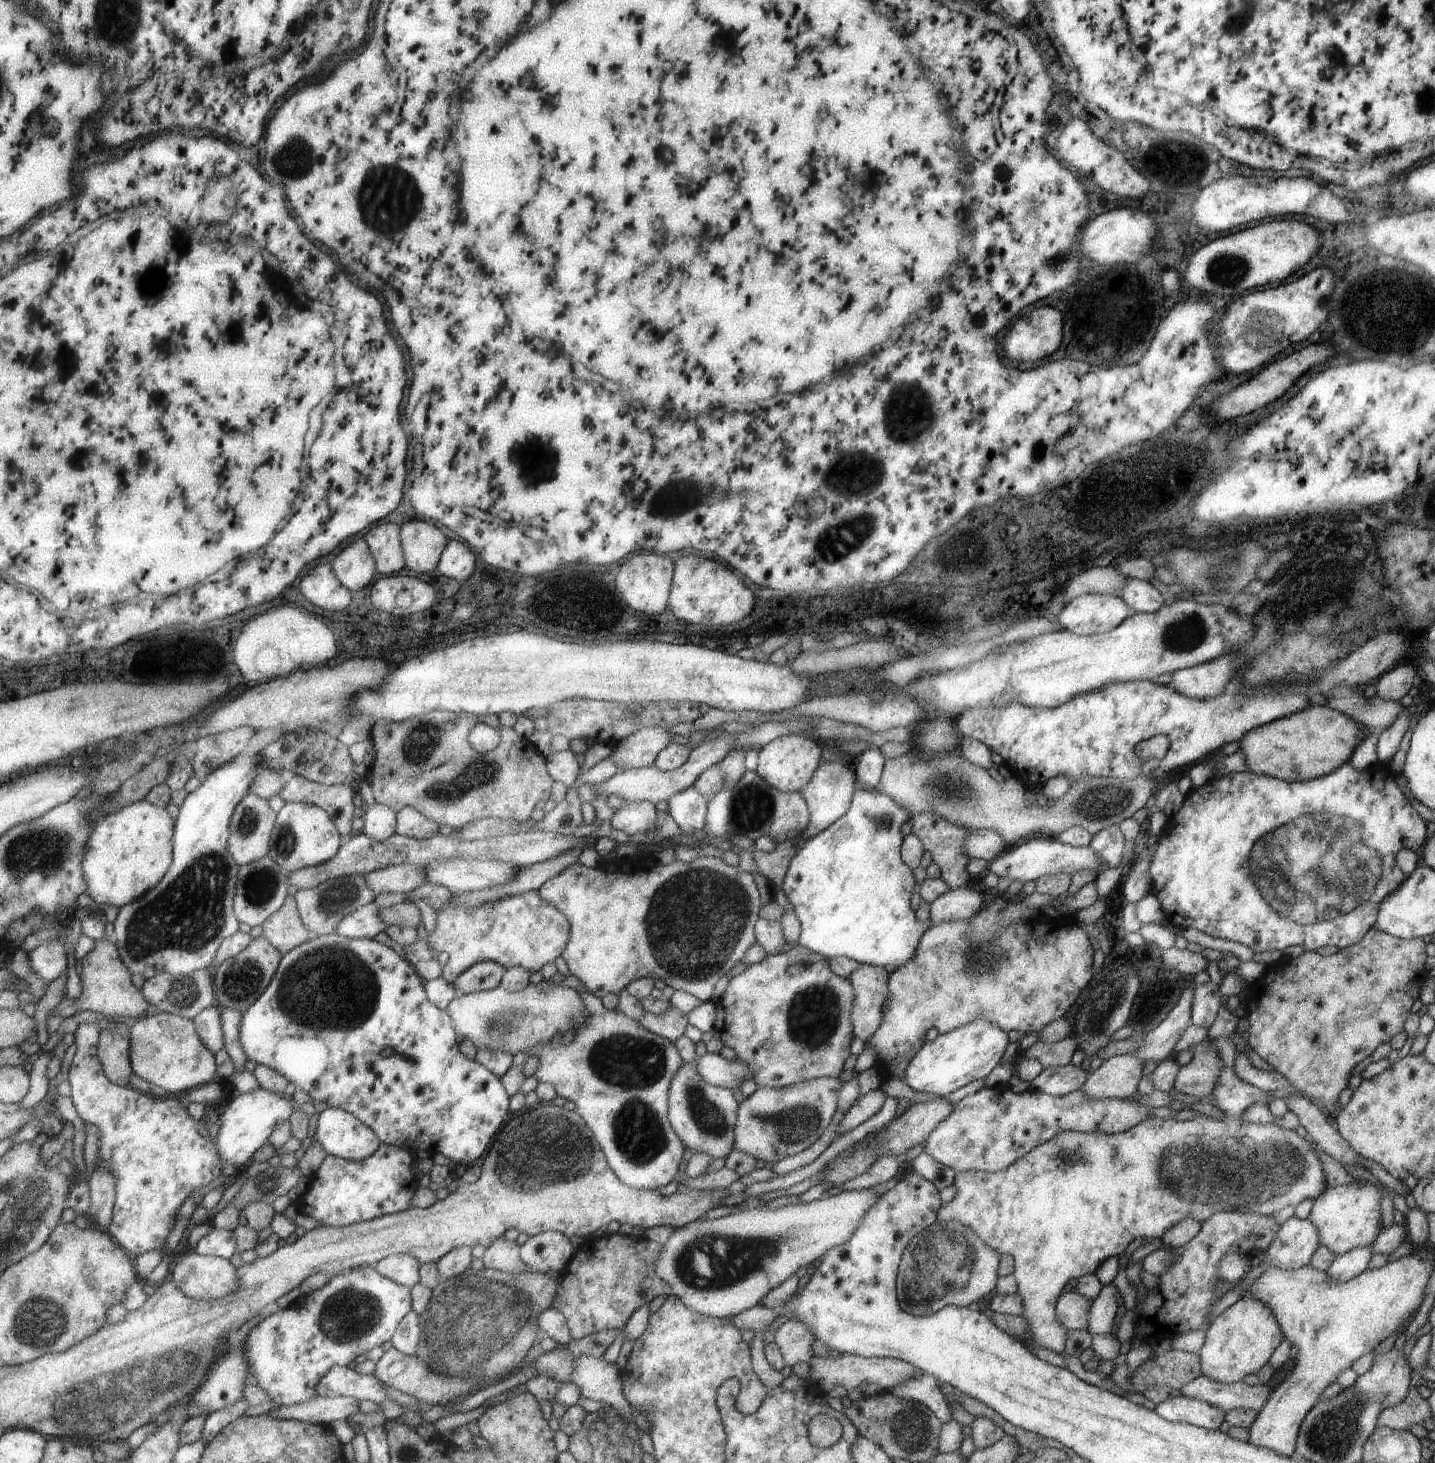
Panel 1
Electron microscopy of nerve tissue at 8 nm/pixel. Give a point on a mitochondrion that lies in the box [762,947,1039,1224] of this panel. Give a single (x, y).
(814, 1014)

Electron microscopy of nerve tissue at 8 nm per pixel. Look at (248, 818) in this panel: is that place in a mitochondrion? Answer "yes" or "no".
yes

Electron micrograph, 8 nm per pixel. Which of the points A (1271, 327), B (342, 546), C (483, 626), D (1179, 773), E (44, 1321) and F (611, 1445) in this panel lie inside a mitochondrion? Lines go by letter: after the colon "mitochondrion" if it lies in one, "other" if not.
A: mitochondrion
B: other
C: other
D: other
E: mitochondrion
F: mitochondrion

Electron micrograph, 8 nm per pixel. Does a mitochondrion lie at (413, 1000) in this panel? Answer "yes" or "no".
no

